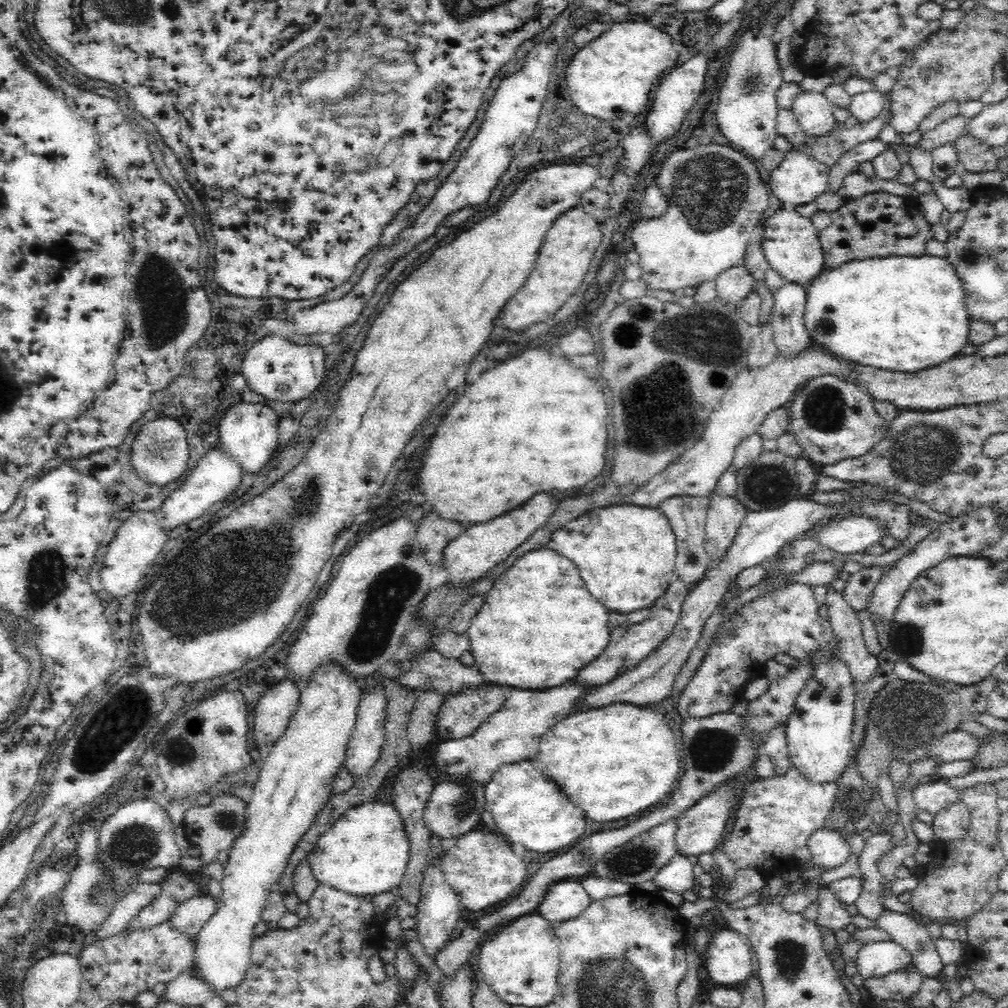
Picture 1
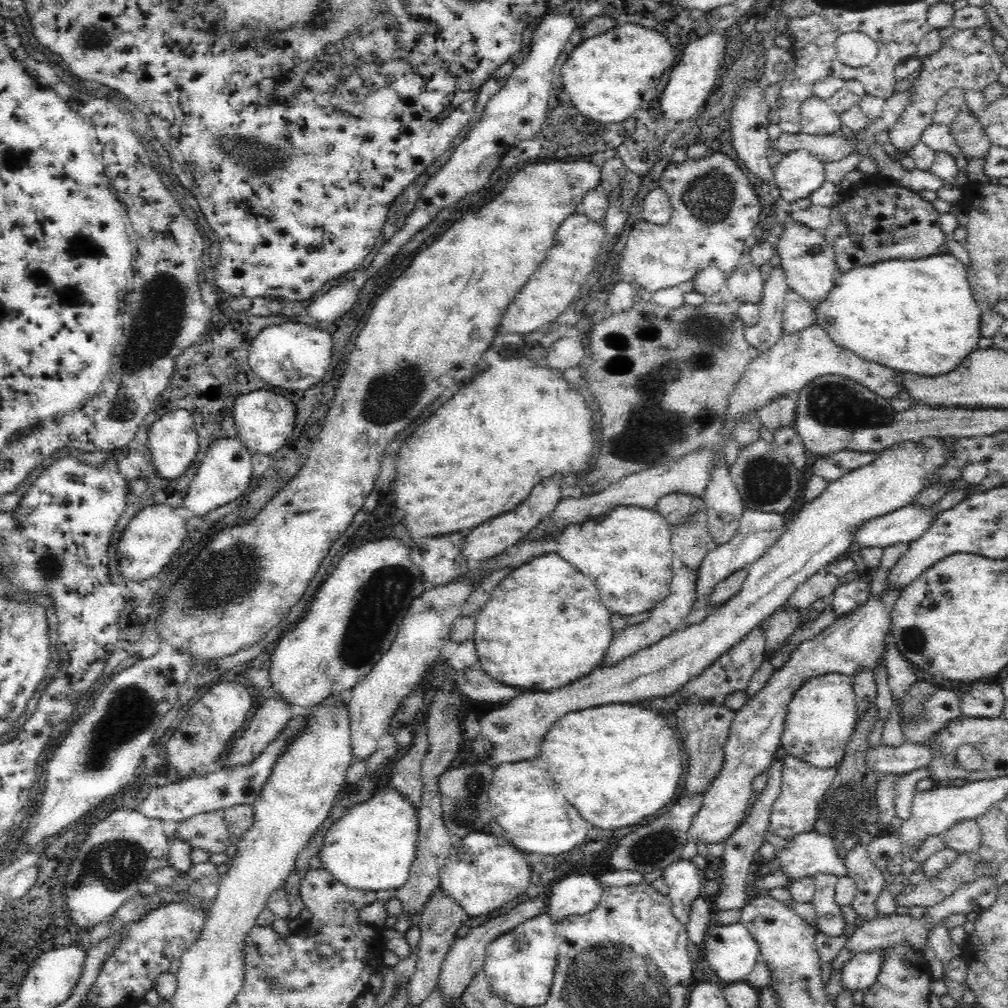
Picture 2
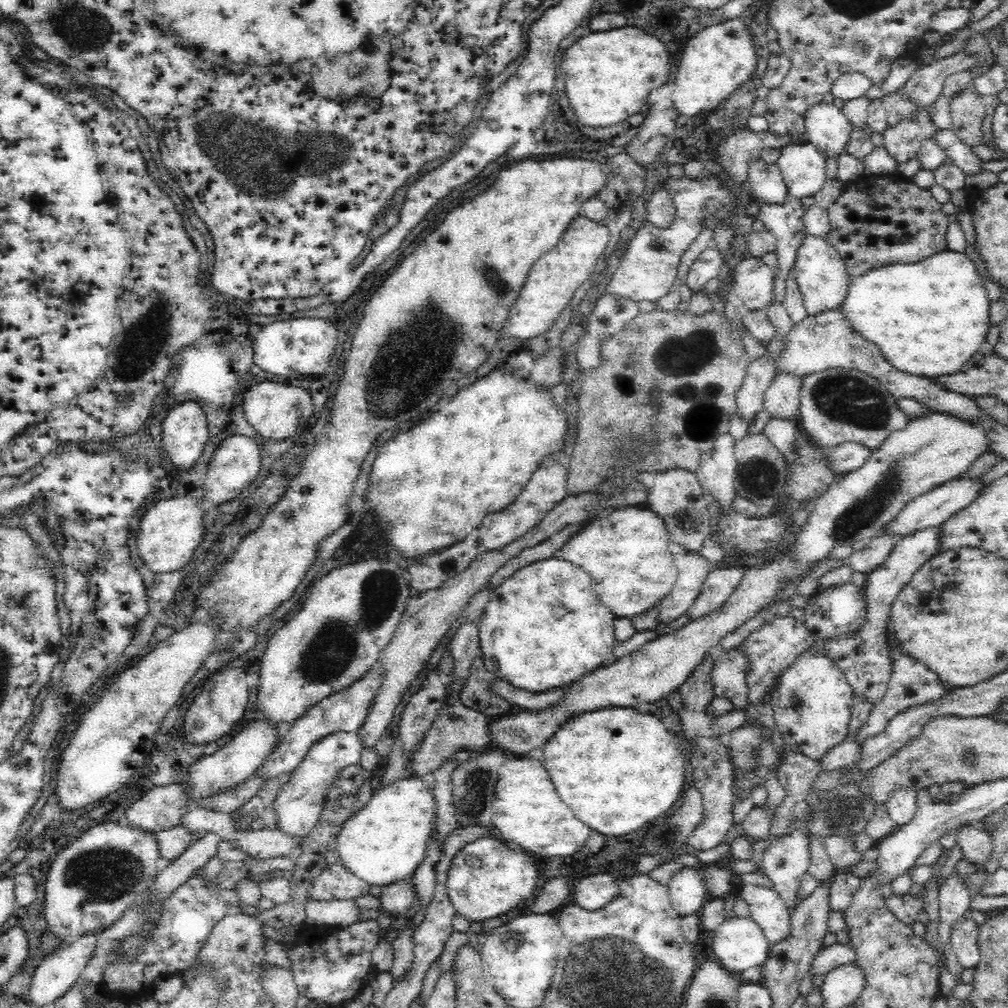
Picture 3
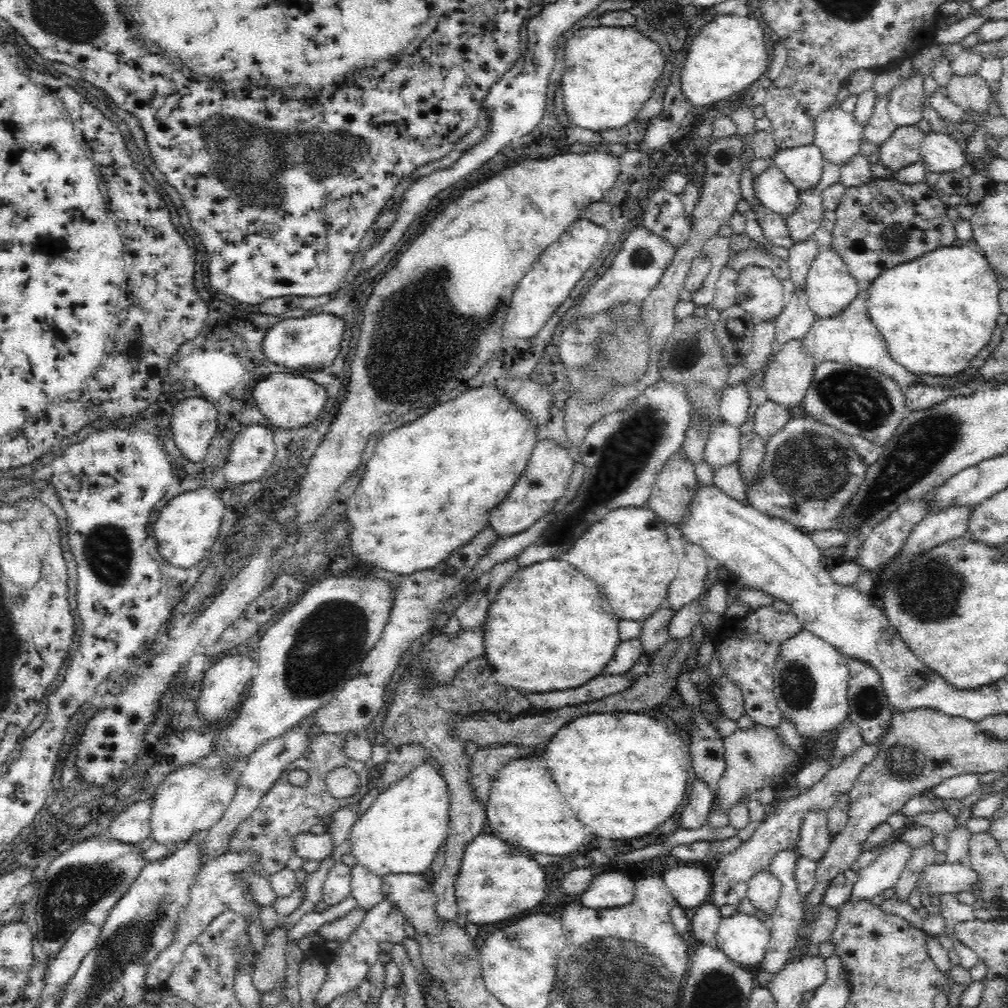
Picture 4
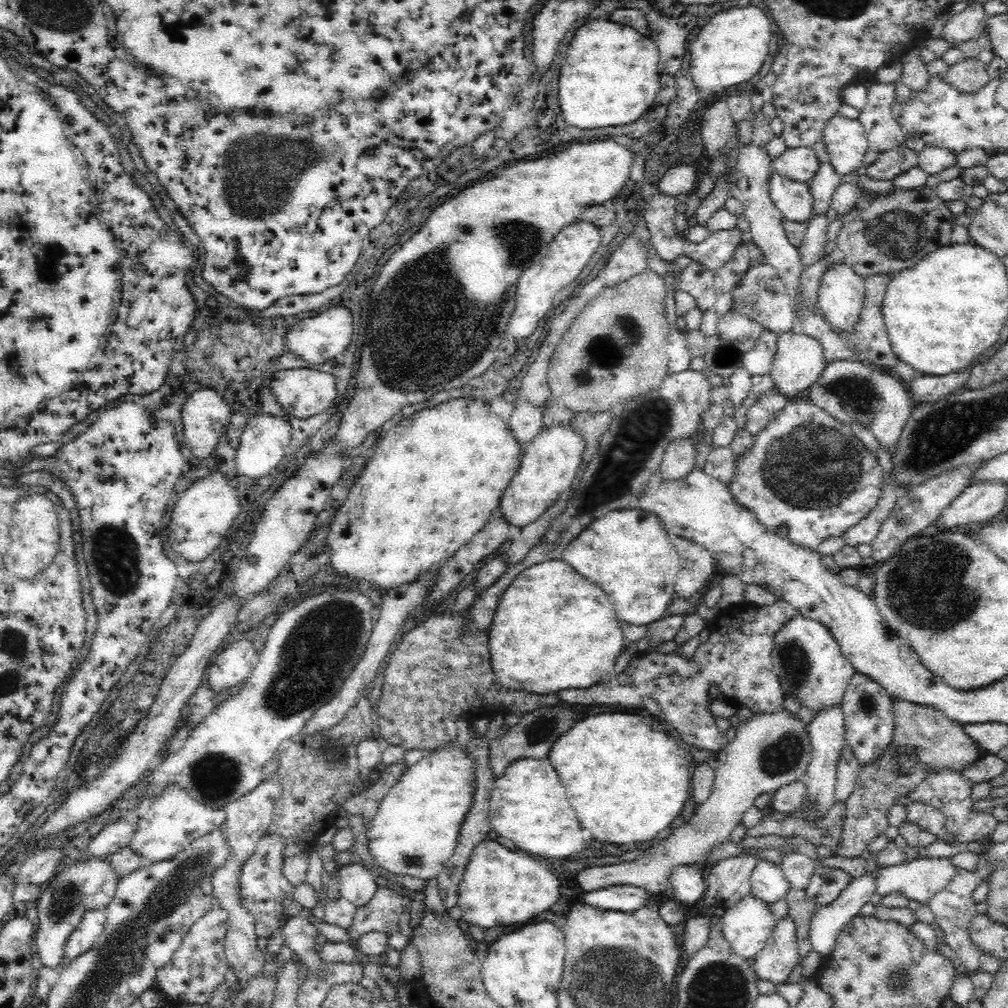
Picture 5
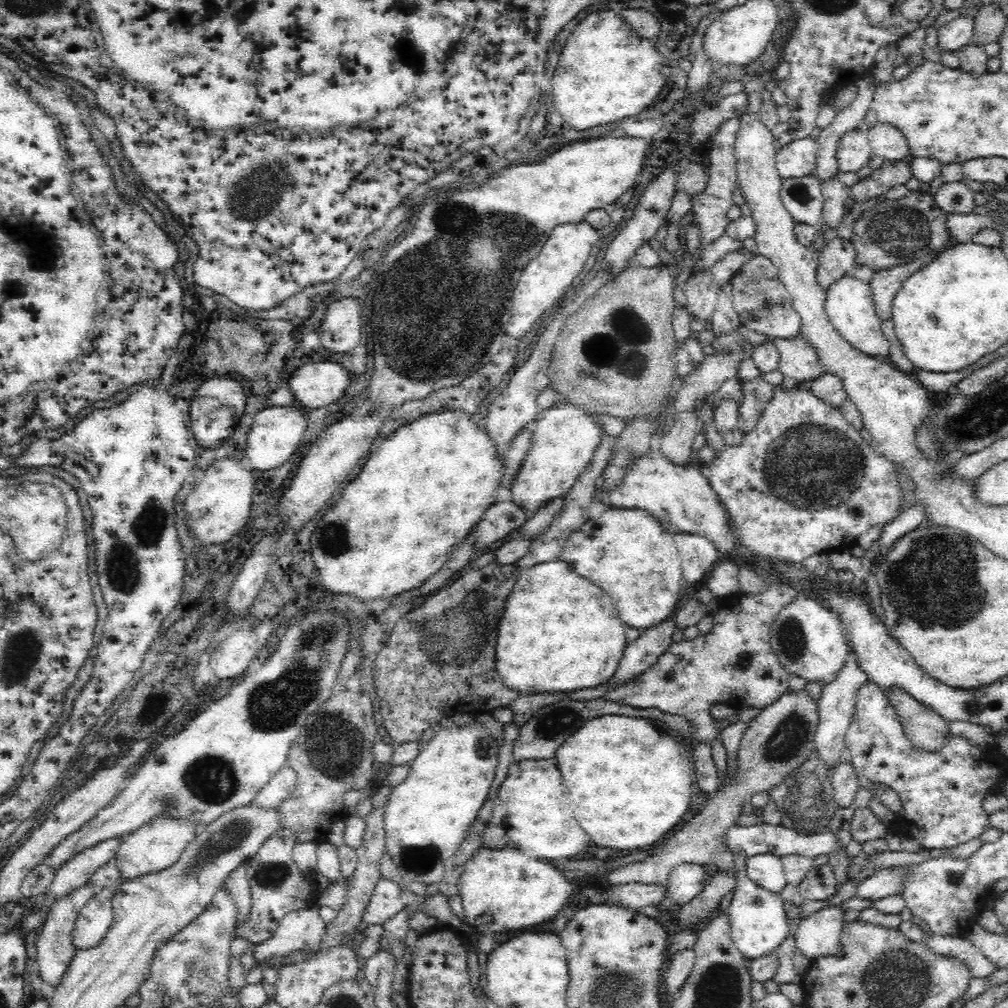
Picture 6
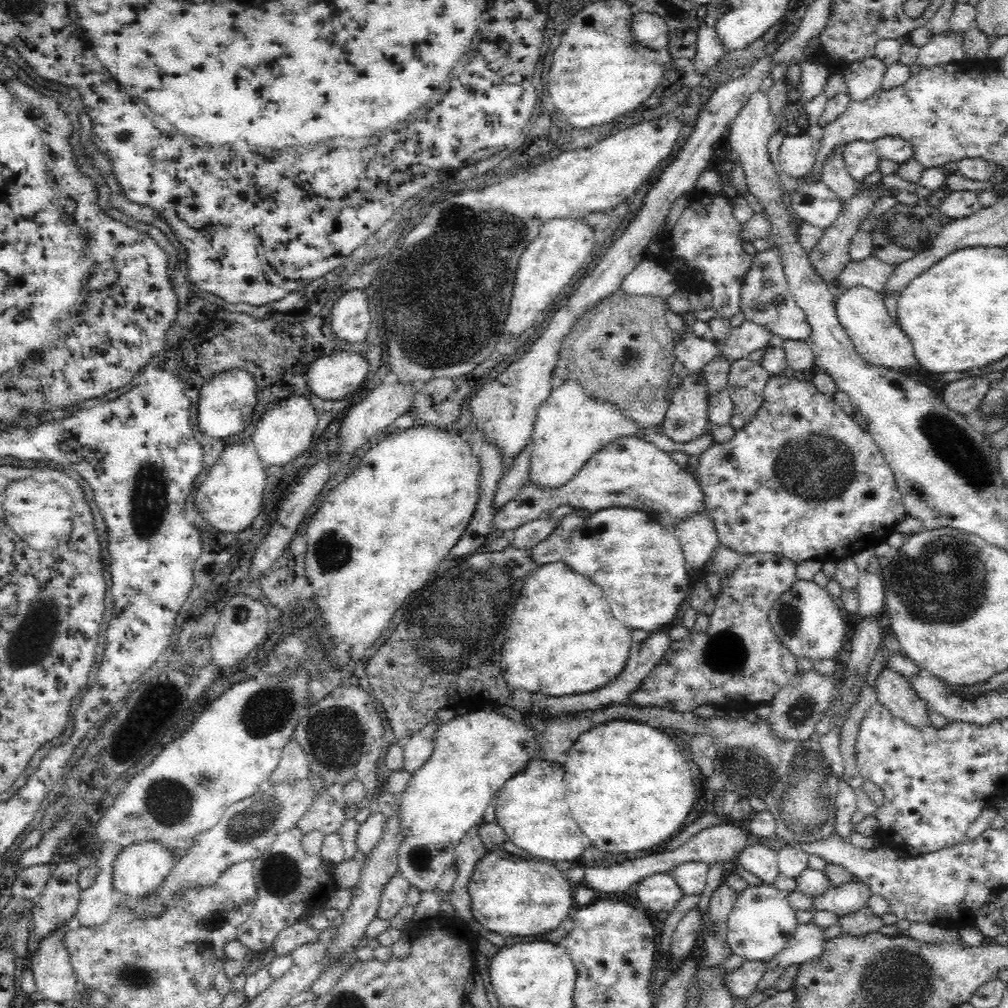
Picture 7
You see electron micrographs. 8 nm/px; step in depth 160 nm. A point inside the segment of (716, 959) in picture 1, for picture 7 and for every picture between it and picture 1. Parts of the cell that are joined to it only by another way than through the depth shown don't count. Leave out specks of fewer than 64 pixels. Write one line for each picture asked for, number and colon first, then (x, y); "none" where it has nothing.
2: (732, 952)
3: (738, 943)
4: (744, 938)
5: (748, 924)
6: (759, 926)
7: (762, 922)

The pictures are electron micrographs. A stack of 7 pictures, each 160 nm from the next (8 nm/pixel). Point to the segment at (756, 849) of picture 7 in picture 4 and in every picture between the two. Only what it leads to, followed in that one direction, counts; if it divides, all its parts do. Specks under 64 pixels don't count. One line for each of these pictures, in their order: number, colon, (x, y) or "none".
4: (764, 890)
5: (768, 883)
6: (766, 870)

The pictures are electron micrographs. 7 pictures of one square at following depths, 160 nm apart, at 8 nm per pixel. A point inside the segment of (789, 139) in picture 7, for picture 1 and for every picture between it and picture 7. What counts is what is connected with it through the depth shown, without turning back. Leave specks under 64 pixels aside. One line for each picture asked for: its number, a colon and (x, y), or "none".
1: (799, 180)
2: (799, 173)
3: (802, 166)
4: (802, 165)
5: (800, 163)
6: (797, 159)

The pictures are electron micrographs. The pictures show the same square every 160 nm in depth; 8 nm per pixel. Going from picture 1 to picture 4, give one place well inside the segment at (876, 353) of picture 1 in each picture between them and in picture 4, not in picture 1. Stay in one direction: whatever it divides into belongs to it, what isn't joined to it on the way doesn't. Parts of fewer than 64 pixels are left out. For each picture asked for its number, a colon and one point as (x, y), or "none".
2: (920, 316)
3: (930, 317)
4: (937, 312)

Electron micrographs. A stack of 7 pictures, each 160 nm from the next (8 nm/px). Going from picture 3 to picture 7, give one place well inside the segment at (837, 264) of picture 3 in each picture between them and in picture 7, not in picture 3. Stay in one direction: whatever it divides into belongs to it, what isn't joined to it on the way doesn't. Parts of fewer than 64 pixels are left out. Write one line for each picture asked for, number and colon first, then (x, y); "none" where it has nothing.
4: (830, 287)
5: (841, 293)
6: (849, 304)
7: (879, 339)

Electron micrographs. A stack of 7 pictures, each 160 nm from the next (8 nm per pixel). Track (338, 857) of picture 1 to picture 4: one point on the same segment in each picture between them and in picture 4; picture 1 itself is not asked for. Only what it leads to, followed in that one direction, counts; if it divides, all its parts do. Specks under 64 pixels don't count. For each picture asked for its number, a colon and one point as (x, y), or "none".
2: (373, 846)
3: (387, 840)
4: (404, 828)

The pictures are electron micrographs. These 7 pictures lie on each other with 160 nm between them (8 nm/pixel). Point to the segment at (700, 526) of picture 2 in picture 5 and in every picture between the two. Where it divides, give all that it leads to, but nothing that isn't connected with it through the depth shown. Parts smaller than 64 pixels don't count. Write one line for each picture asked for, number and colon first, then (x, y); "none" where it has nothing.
3: (676, 496)
4: (675, 483)
5: (679, 457)

